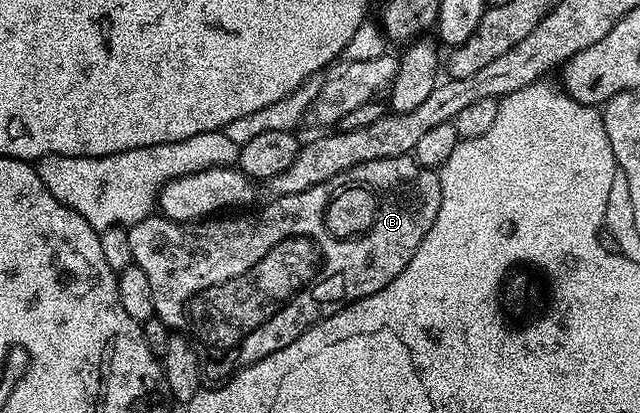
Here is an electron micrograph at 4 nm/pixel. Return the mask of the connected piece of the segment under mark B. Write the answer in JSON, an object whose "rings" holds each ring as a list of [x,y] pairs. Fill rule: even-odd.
{"rings":[[[413,155],[397,156],[396,158],[380,158],[372,162],[364,162],[320,186],[312,186],[312,190],[304,190],[300,194],[288,194],[287,196],[273,197],[263,206],[259,212],[254,212],[251,216],[234,216],[238,214],[226,214],[221,218],[203,218],[193,222],[183,222],[180,220],[167,220],[161,214],[151,214],[145,216],[140,222],[129,225],[126,228],[128,234],[128,246],[130,247],[130,259],[133,267],[142,268],[144,275],[148,277],[149,284],[152,285],[152,302],[154,303],[155,317],[162,320],[170,330],[178,334],[185,334],[192,341],[194,349],[198,351],[202,375],[210,382],[225,382],[234,373],[245,368],[248,364],[255,364],[268,354],[276,354],[276,350],[284,350],[284,346],[292,346],[300,334],[304,334],[314,324],[319,324],[326,316],[336,314],[345,308],[347,304],[353,304],[356,300],[362,300],[365,296],[376,294],[416,254],[420,242],[424,242],[424,234],[432,230],[432,222],[436,222],[436,214],[440,210],[442,201],[442,177],[433,168],[425,168],[414,159]],[[330,208],[330,220],[338,224],[338,228],[330,229],[326,225],[326,211]]]}

